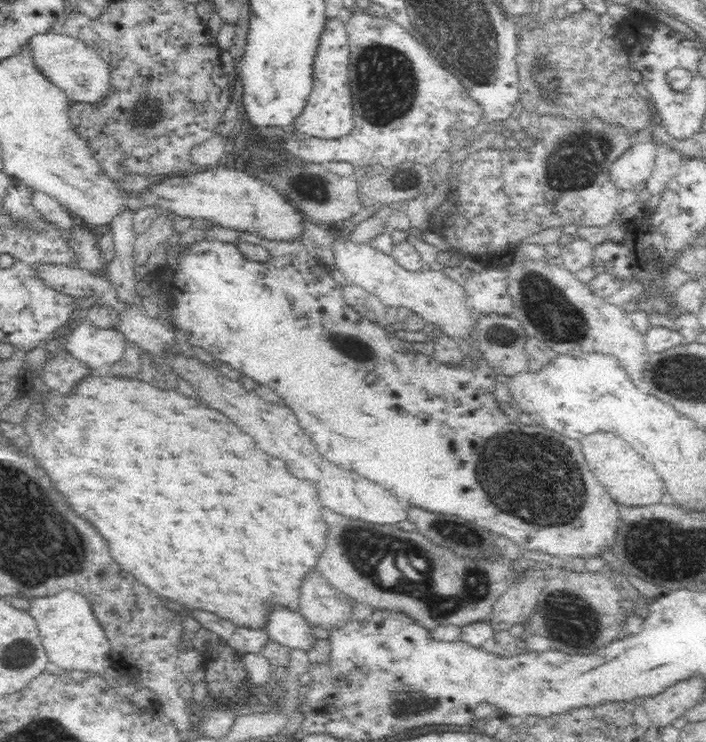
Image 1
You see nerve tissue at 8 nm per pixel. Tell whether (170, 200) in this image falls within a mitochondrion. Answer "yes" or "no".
no

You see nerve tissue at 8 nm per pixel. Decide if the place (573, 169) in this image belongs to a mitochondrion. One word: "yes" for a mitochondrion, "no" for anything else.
yes

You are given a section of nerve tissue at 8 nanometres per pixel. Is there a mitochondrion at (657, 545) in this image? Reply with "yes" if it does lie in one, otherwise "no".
yes

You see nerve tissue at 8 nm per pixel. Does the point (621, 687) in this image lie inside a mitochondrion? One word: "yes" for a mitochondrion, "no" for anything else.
no

